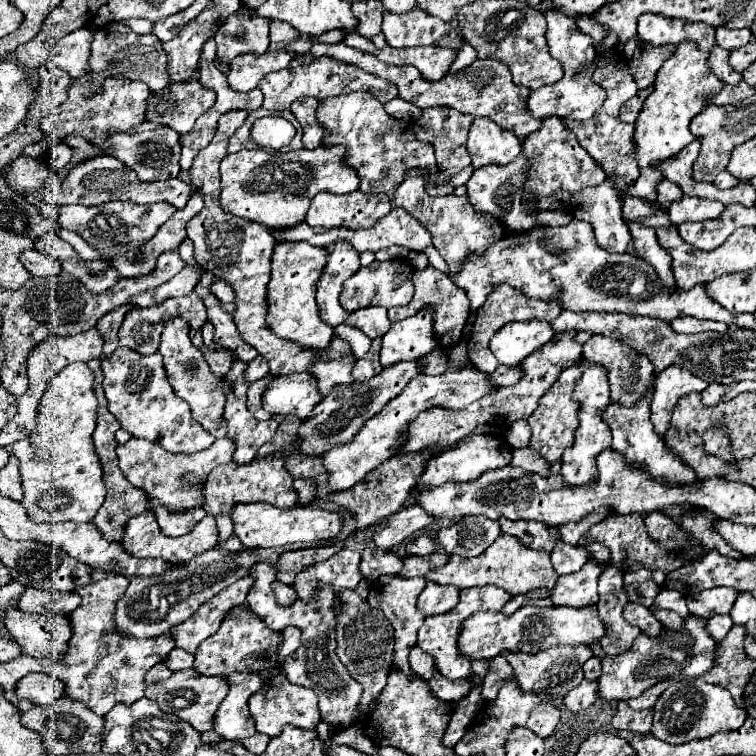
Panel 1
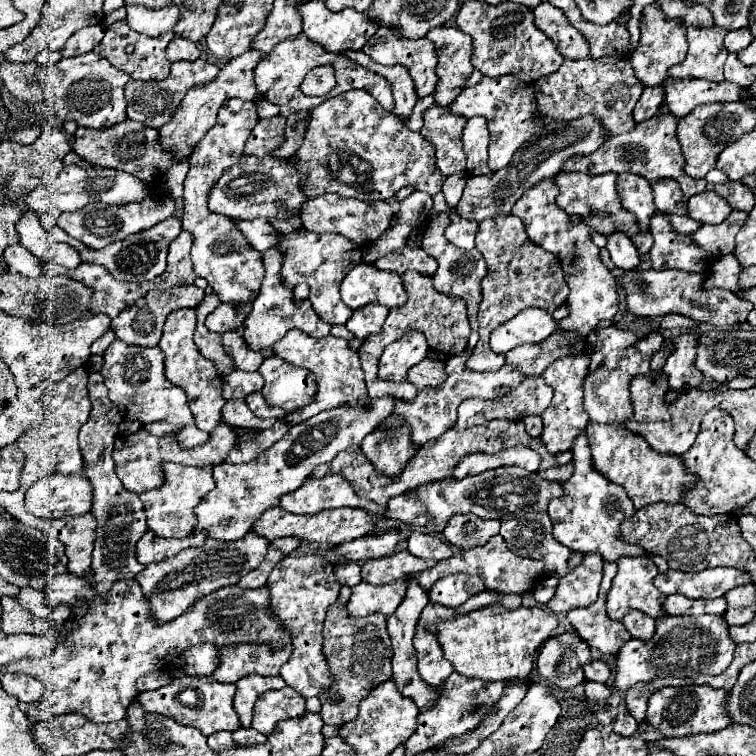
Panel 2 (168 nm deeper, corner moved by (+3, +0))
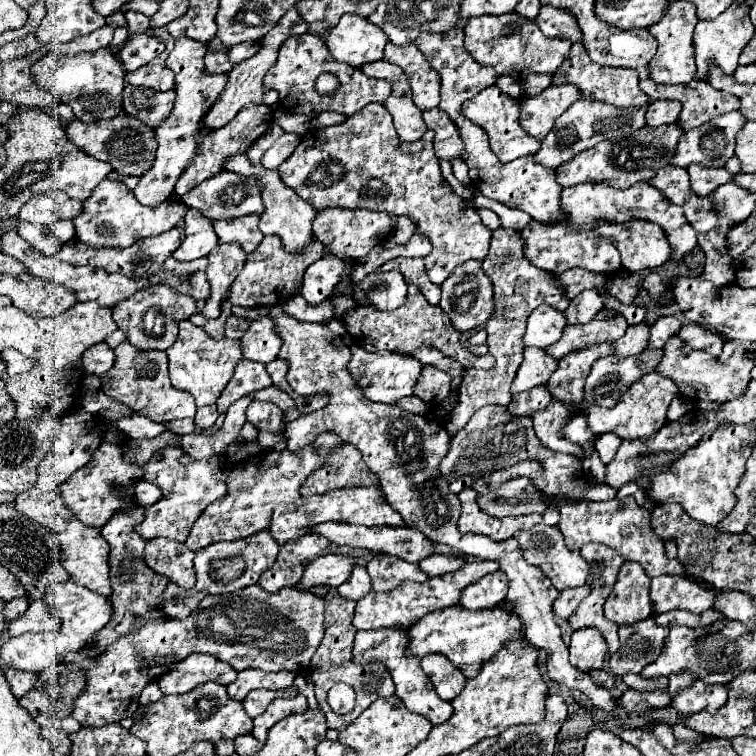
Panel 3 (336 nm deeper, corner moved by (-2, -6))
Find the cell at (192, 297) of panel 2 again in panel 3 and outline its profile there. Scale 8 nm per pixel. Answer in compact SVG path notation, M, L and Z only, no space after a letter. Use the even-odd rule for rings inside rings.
M160 283L148 289L142 289L132 297L128 297L126 301L122 301L118 307L112 309L112 319L136 349L166 351L178 337L178 323L194 315L196 309L198 309L196 301L190 295L176 293Z

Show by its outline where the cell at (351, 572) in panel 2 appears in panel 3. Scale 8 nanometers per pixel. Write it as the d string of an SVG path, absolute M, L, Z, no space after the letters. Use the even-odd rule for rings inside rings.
M356 565L352 569L352 575L348 581L344 581L336 591L340 597L344 599L352 599L352 601L360 601L366 593L370 593L370 577L366 573L366 567Z

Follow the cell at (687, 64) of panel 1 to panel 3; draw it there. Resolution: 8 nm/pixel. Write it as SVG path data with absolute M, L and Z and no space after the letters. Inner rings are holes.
M734 3L718 15L714 21L698 21L694 31L694 45L696 45L696 79L704 79L710 71L710 67L720 67L724 75L732 75L738 67L738 55L744 49L744 45L754 37L754 25L750 23L748 9L740 3Z

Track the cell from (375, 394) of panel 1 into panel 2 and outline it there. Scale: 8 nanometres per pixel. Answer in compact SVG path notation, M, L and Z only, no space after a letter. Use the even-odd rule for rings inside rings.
M381 397L381 399L371 399L371 405L367 409L339 407L339 409L323 411L323 413L311 417L311 421L305 421L303 425L295 425L295 429L289 429L283 439L279 439L275 445L265 449L257 459L253 459L249 463L241 463L241 465L229 465L229 463L215 465L215 469L213 469L215 489L209 491L203 497L203 501L195 507L197 523L195 523L193 531L191 531L191 535L195 531L205 531L207 537L211 537L211 539L221 539L221 541L241 539L243 535L247 535L251 531L253 523L259 519L259 515L263 511L279 505L279 497L299 489L299 485L303 485L303 481L311 475L311 471L317 465L329 463L339 451L343 451L343 449L347 449L351 445L359 445L363 441L363 437L367 433L371 433L371 429L375 429L375 425L381 425L383 419L389 413L393 413L393 407L395 407L395 401L391 397Z

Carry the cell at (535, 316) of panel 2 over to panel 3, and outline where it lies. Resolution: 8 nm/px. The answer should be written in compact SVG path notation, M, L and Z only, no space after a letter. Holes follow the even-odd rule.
M540 305L528 317L522 343L524 347L544 349L560 339L564 327L566 327L566 317L560 311L552 309L550 305Z

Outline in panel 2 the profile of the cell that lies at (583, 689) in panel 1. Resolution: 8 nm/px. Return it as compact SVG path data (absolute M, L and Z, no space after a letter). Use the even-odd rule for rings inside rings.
M585 683L585 697L587 701L605 701L611 695L611 687L607 683Z

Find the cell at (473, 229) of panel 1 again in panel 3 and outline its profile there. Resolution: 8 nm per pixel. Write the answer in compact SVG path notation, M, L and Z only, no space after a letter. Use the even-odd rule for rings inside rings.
M470 259L468 263L462 263L460 267L456 267L456 271L452 271L452 275L442 283L440 307L458 331L470 331L484 325L484 321L492 315L492 281L488 279L488 275L484 275L482 261Z

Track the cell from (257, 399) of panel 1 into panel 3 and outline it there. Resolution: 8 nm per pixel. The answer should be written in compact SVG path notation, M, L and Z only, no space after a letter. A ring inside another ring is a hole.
M252 401L250 407L246 409L246 419L258 431L270 431L270 433L286 425L284 411L280 411L280 407L276 407L274 403L264 403L264 401Z

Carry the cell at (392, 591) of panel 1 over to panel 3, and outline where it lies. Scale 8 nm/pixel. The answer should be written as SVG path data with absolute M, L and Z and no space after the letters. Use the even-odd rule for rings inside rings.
M384 627L380 631L358 631L352 655L356 663L368 663L372 659L382 661L388 667L392 681L396 685L396 695L402 699L406 709L430 719L434 725L448 721L452 715L452 705L436 695L430 679L424 675L420 667L420 659L412 659L412 655L406 655L406 649L408 649L408 631L392 631Z

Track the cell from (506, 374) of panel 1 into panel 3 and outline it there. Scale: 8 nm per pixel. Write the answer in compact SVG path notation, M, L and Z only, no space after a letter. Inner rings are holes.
M622 315L616 321L606 321L604 317L596 317L586 325L566 325L558 343L548 345L544 351L554 359L562 359L572 351L582 351L584 347L594 347L594 343L608 343L620 339L624 335L628 323Z

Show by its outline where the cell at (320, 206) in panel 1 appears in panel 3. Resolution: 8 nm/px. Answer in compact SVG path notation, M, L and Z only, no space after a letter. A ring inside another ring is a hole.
M328 207L324 211L316 213L316 219L312 223L314 237L324 243L334 255L362 259L366 257L376 245L388 241L390 233L394 229L392 217L384 211L364 211L364 209L342 209L342 207Z

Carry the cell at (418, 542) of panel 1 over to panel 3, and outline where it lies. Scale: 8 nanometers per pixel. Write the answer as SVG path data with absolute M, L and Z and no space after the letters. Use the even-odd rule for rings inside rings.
M428 555L424 557L418 565L422 571L426 571L430 577L436 577L436 575L444 575L444 573L450 573L450 571L456 571L464 565L466 561L460 557L460 555Z

